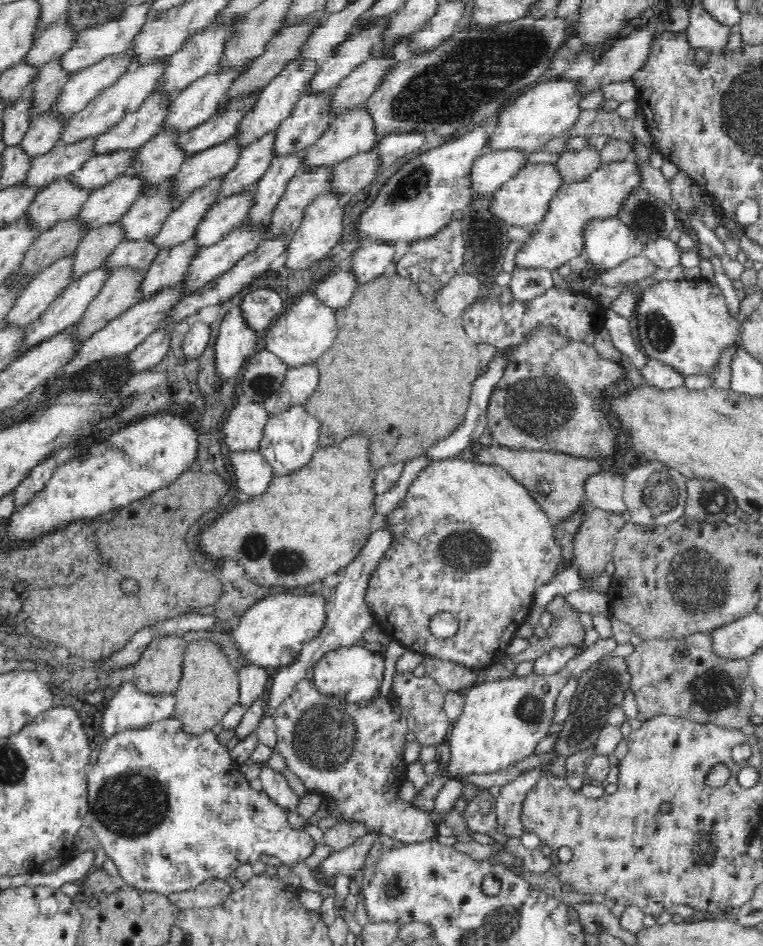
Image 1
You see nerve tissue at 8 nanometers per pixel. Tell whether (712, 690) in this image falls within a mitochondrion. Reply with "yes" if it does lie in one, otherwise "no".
yes

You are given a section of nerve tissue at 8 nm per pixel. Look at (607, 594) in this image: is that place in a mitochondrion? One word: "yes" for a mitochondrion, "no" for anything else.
no

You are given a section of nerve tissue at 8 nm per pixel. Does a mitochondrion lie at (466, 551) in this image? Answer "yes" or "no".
yes

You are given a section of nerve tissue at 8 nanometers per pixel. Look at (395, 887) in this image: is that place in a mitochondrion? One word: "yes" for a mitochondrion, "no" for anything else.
yes

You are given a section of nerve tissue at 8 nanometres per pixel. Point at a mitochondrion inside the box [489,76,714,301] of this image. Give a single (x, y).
(647, 216)

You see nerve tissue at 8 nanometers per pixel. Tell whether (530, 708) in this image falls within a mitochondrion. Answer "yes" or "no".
yes

